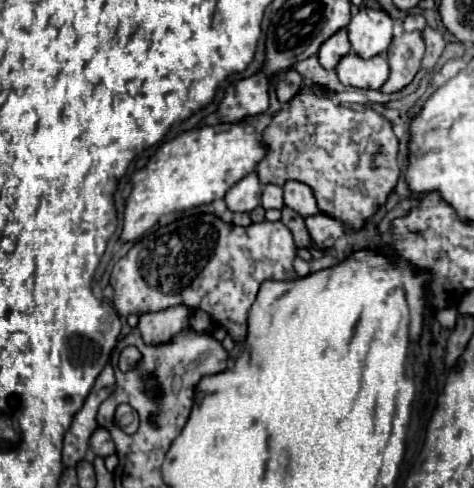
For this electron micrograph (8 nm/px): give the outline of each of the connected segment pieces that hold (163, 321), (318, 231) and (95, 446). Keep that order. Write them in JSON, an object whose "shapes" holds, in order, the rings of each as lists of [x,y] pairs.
{"shapes":[[[[174,306],[154,314],[142,314],[138,330],[142,334],[142,340],[148,346],[168,344],[176,338],[176,334],[186,332],[190,328],[188,316],[190,316],[190,310],[184,306]]],[[[316,214],[306,218],[306,228],[310,232],[312,242],[320,250],[328,250],[334,246],[334,242],[344,234],[344,228],[338,220],[326,216],[326,214]]],[[[98,428],[98,430],[92,434],[92,438],[90,438],[90,450],[92,450],[96,456],[100,456],[100,458],[106,458],[106,456],[110,456],[110,454],[116,452],[116,446],[114,446],[108,430]]]]}

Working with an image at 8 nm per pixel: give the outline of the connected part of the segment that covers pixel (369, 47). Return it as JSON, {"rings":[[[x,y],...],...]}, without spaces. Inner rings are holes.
{"rings":[[[360,8],[348,24],[352,52],[360,58],[372,58],[388,50],[392,42],[394,20],[380,8]]]}

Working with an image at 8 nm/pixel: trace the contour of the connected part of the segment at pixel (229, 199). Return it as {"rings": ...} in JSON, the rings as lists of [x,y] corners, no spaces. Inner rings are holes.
{"rings":[[[256,172],[244,176],[244,180],[236,182],[224,196],[228,210],[232,212],[252,212],[262,202],[262,188]]]}

